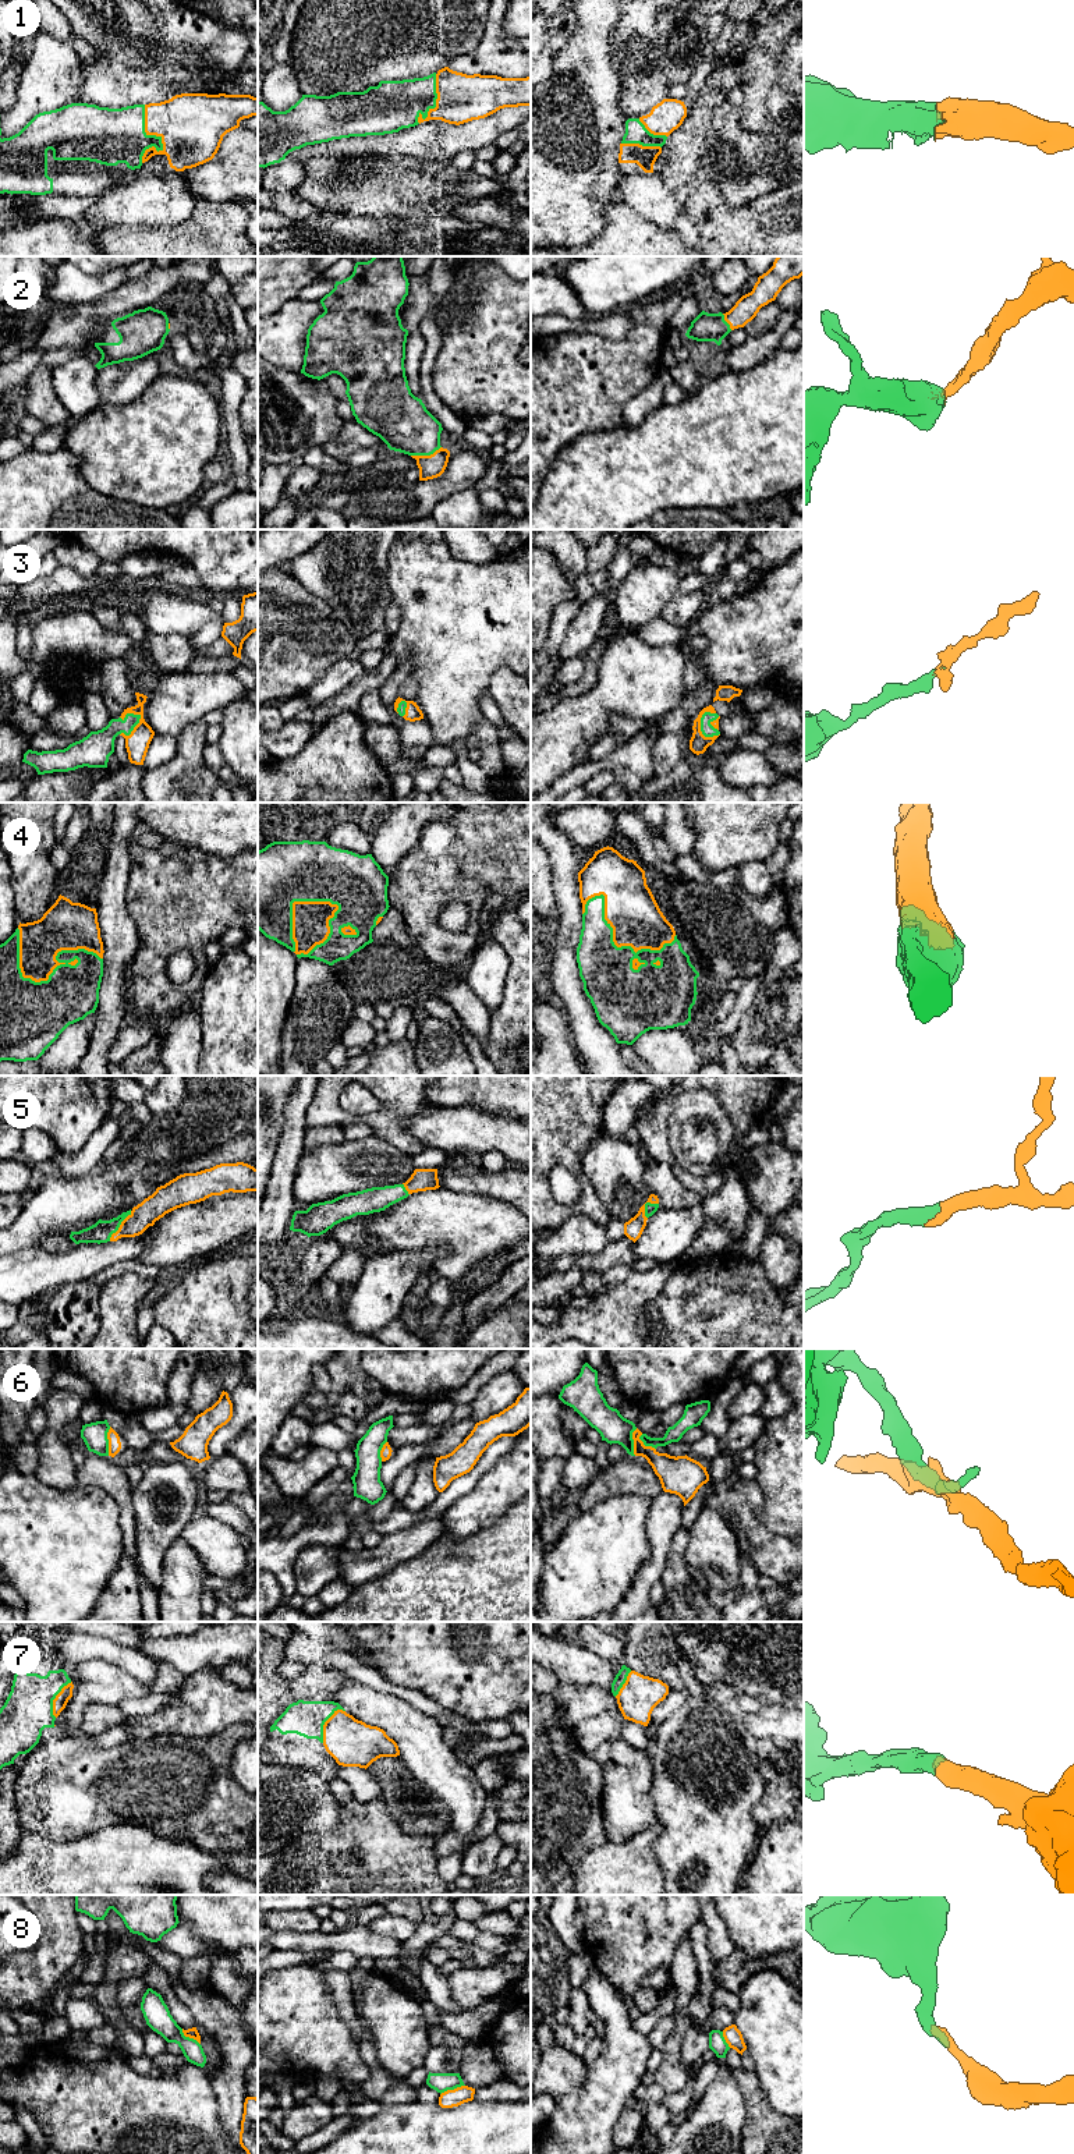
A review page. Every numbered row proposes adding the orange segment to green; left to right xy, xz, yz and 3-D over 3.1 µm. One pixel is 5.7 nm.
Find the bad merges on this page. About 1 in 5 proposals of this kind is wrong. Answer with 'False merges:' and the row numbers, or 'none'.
False merges: 6, 8

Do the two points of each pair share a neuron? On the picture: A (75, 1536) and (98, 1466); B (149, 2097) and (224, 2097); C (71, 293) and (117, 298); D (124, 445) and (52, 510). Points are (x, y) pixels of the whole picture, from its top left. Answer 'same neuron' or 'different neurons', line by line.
A: different neurons
B: different neurons
C: different neurons
D: different neurons

